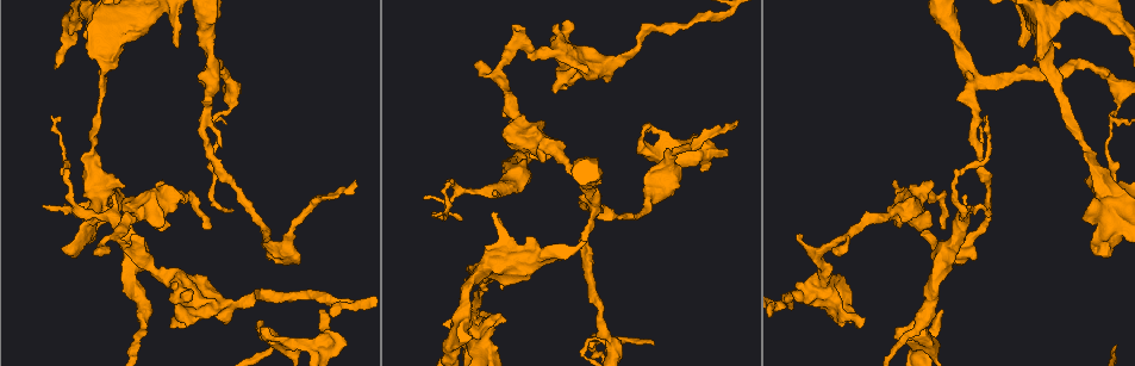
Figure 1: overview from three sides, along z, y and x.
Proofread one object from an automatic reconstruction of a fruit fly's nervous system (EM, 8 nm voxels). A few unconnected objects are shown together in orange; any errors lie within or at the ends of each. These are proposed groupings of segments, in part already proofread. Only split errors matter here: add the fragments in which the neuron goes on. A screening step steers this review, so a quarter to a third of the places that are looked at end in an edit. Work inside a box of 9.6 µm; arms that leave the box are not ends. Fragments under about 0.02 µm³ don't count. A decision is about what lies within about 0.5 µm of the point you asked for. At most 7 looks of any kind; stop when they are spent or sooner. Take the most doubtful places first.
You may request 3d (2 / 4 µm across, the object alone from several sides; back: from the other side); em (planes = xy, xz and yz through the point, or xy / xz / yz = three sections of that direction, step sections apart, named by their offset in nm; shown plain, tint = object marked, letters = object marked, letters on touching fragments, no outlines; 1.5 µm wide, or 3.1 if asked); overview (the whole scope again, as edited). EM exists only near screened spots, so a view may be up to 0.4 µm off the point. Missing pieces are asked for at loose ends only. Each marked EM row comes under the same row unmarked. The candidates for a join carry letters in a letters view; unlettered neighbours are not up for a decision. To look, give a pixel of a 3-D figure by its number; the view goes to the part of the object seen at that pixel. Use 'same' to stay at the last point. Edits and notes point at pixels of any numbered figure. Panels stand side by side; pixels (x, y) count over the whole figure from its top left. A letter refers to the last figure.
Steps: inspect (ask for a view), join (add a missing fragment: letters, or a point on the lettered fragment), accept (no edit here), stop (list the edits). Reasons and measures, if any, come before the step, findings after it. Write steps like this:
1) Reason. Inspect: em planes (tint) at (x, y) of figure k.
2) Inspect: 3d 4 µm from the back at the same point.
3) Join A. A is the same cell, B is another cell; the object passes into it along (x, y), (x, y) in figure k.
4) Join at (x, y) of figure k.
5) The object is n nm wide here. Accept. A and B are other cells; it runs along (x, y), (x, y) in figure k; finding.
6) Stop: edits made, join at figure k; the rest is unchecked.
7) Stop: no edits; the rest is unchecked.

Inspect: 3d 4 µm at (700, 170) of figure 1.

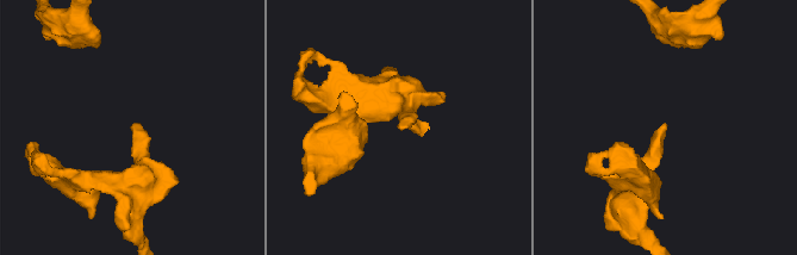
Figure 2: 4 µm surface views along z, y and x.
Now the EM. Inspect: em planes (tint) at (399, 129) of figure 2.

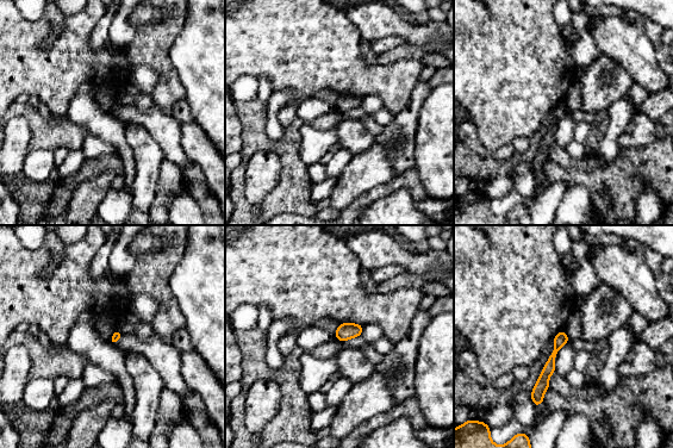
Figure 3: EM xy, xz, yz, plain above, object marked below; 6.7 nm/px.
What lies round it. Inspect: em planes (letters) at the same point.

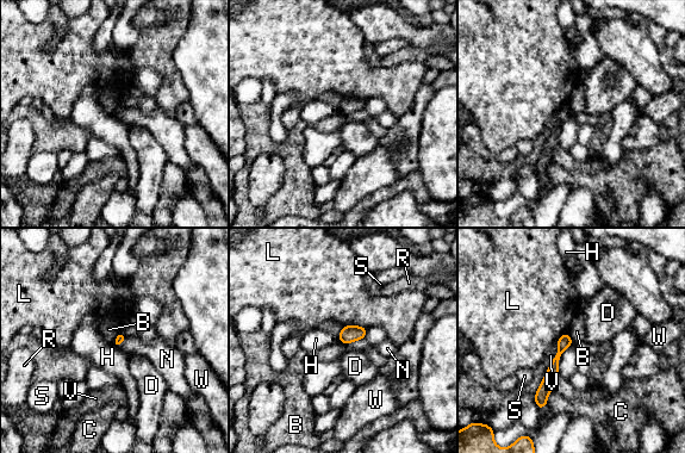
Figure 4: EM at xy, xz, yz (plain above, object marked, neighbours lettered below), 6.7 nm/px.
Accept. B, C, D, H, L, N, R, S, V and W are other cells; a border runs along (120, 332), (112, 342) in figure 4; none of them fits.

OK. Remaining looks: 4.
Branch stops here. Inspect: 3d 2 µm at (209, 225) of figure 1.

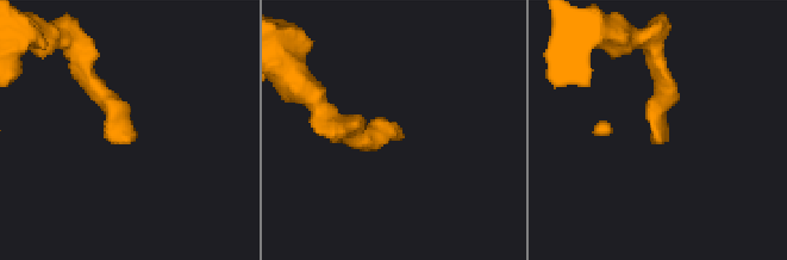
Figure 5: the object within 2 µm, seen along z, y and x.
Need the tissue. Inspect: em planes (letters) at (124, 137) of figure 5.

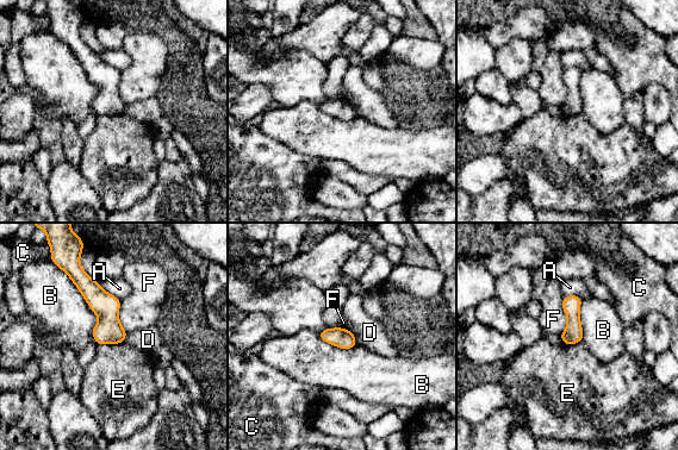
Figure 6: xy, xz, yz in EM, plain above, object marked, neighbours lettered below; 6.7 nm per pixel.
Accept. A, B, C, D, E and F are other cells; a border runs along (123, 341), (98, 344) in figure 6; none of them fits.

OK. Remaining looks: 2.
Branch stops here. Inspect: 3d 4 µm from the back at (177, 45) of figure 1.

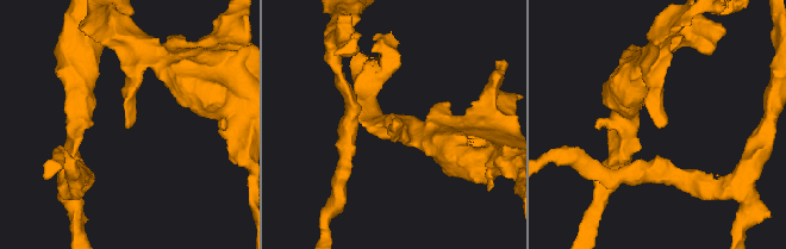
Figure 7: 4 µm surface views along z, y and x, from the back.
Inspect: em planes (letters) at (129, 128) of figure 7.

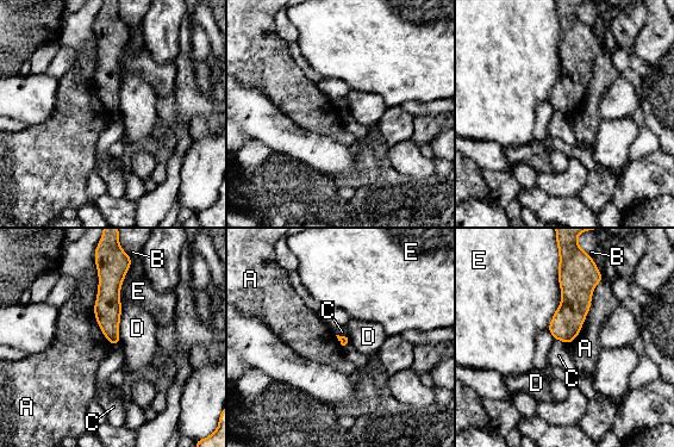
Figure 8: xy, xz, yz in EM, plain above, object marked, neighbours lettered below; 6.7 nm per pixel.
The longest contact is with A, 500 nm. Accept. A, B, C, D and E are other cells; it runs along (106, 271), (108, 324), (114, 341) in figure 8; no lettered fragment goes on from it.

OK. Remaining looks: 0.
Stop: no edits; the rest is unchecked.

